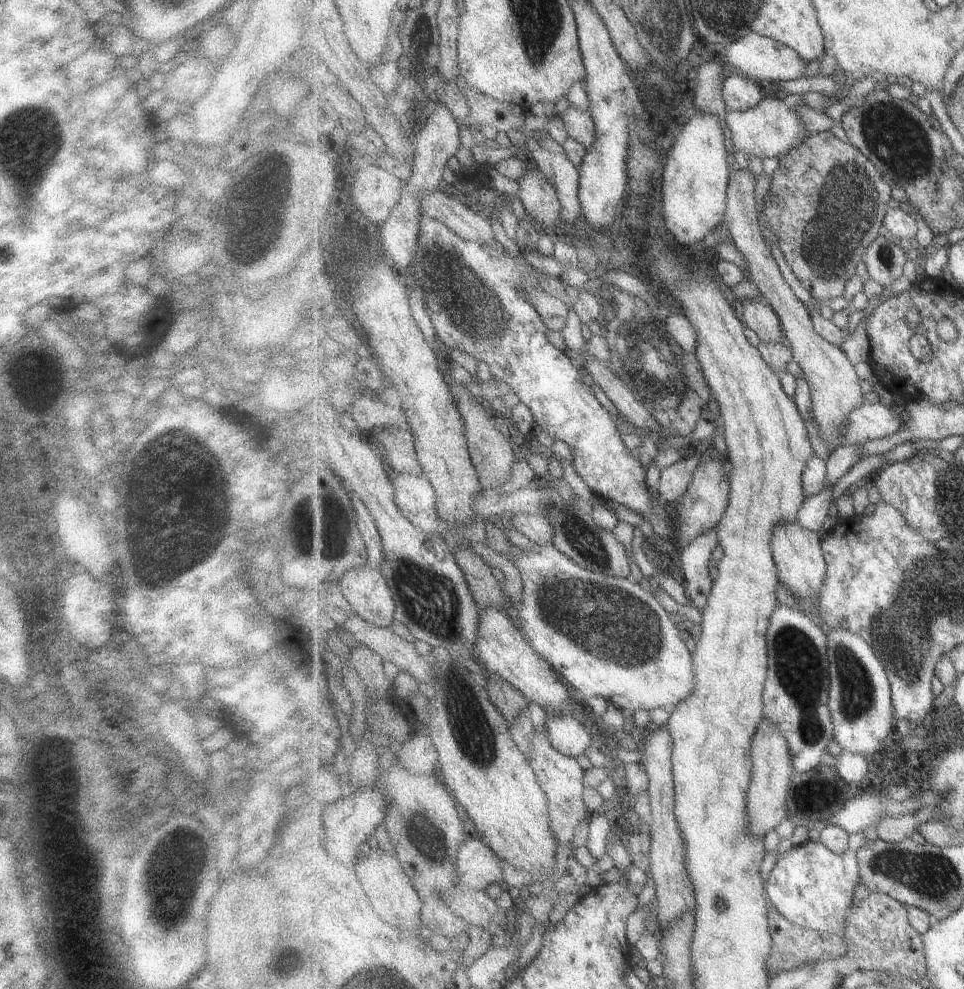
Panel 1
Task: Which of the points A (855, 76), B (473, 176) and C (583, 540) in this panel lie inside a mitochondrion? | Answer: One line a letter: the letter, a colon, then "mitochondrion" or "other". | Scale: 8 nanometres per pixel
A: other
B: other
C: mitochondrion

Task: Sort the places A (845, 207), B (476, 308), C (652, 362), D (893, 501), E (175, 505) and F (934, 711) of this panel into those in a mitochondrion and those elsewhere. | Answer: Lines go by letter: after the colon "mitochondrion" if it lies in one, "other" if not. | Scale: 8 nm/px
A: mitochondrion
B: mitochondrion
C: mitochondrion
D: other
E: mitochondrion
F: other

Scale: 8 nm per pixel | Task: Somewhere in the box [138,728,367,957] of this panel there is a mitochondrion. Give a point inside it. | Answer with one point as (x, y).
(172, 902)

